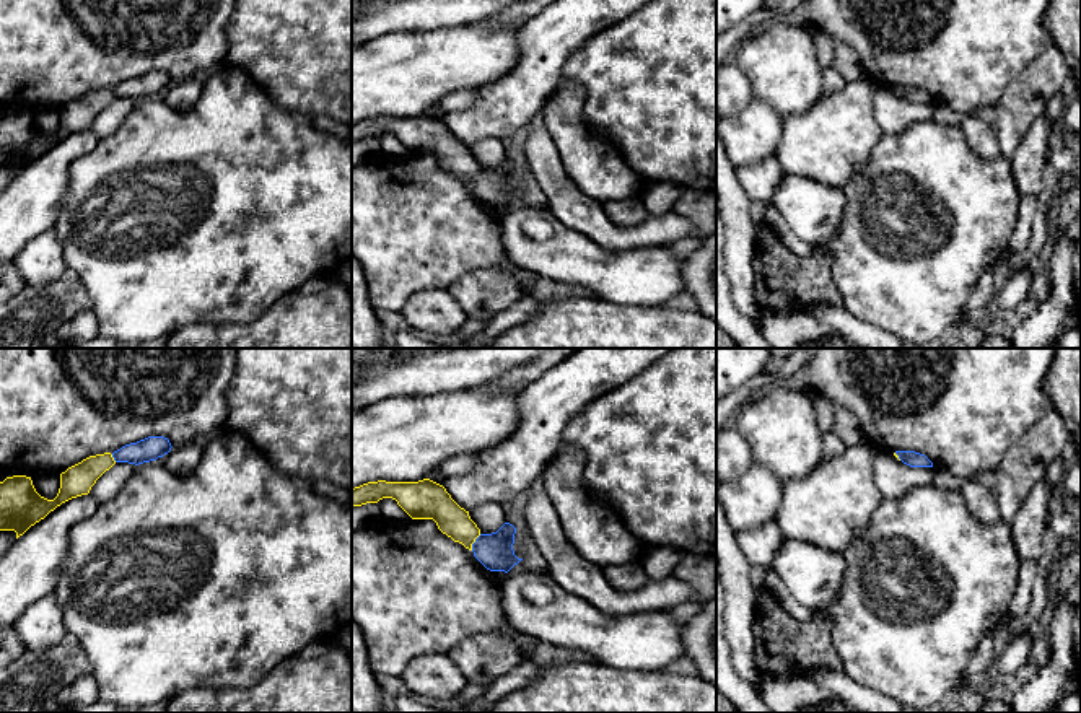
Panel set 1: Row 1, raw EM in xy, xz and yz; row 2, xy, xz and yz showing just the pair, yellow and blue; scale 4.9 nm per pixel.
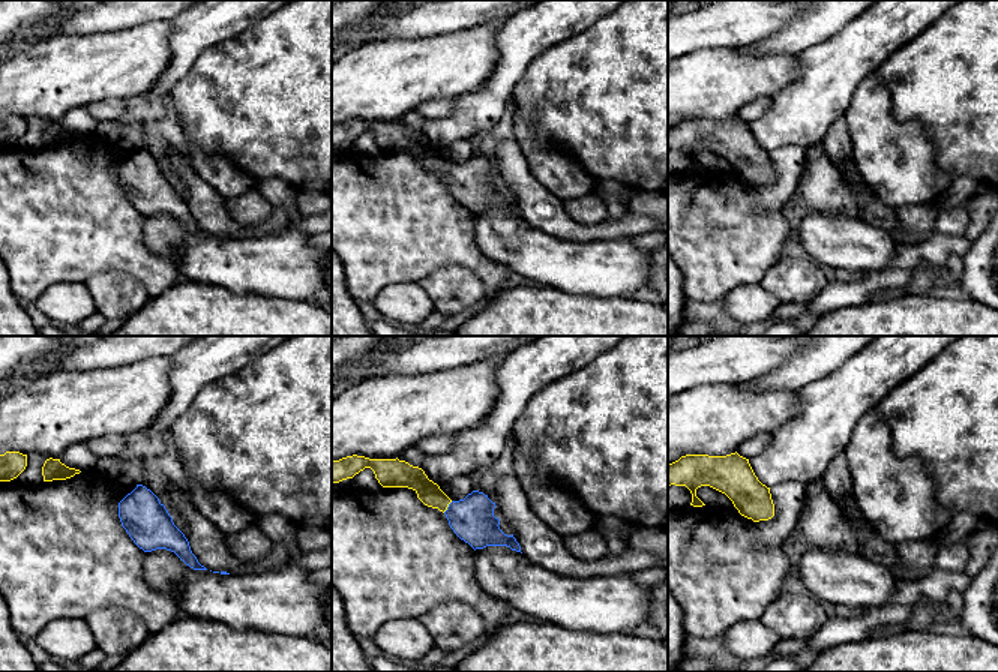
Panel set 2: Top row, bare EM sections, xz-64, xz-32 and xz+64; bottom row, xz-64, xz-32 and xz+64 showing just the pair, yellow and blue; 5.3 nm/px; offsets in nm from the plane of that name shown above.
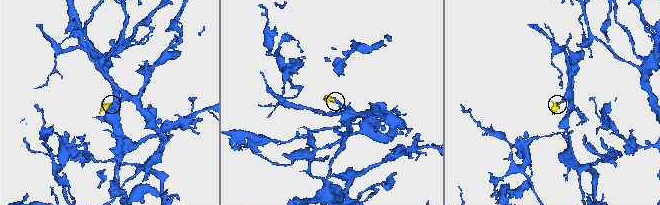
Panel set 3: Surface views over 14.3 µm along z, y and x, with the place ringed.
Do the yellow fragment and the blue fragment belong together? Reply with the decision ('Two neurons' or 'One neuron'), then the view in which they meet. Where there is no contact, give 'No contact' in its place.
One neuron. Touches yellow in xz

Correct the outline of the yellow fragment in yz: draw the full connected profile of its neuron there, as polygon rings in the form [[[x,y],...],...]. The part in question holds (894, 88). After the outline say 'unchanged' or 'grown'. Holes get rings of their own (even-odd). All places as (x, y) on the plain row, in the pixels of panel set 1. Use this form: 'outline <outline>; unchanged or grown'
outline [[[895,86],[894,91],[910,103],[933,103],[933,98],[915,86]]]; grown

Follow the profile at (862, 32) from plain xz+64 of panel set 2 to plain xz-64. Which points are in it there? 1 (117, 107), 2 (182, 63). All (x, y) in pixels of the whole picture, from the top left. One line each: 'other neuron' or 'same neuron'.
1: other neuron
2: same neuron

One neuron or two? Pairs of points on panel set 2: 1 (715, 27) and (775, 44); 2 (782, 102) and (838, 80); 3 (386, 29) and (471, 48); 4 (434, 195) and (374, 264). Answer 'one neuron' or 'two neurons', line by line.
1: two neurons
2: one neuron
3: two neurons
4: one neuron

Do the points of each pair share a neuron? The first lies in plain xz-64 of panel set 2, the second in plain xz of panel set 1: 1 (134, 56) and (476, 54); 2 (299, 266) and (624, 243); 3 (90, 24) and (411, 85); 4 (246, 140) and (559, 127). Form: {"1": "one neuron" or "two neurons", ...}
{"1": "one neuron", "2": "two neurons", "3": "two neurons", "4": "two neurons"}

